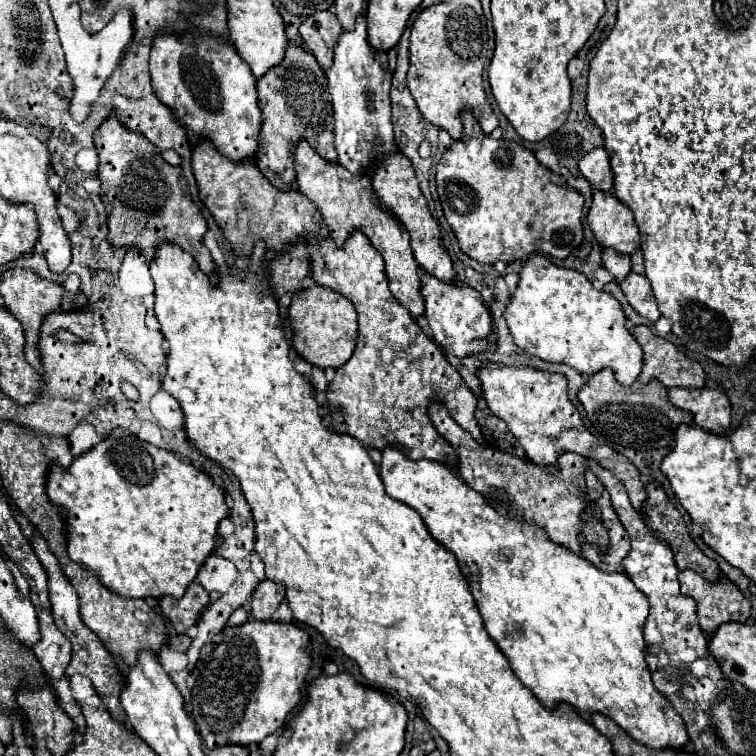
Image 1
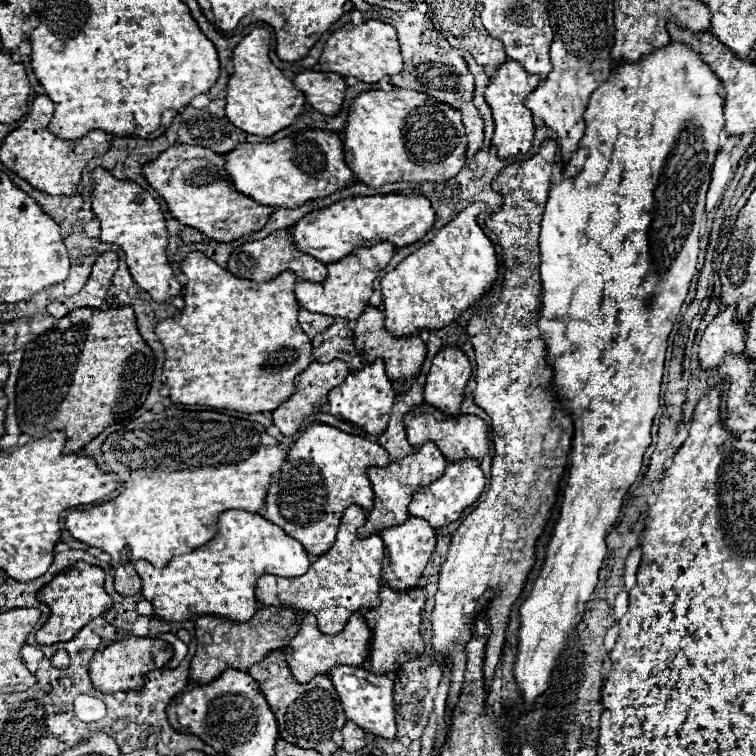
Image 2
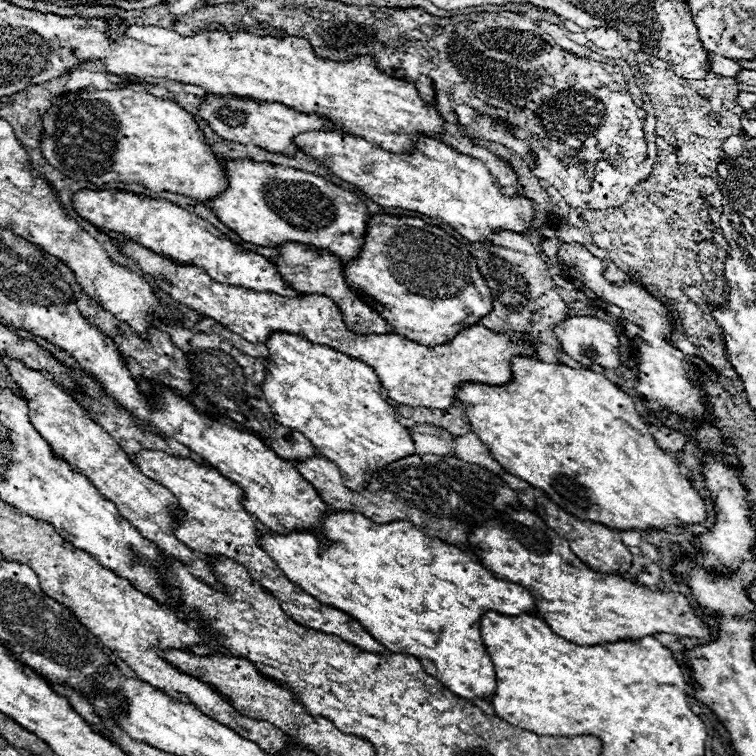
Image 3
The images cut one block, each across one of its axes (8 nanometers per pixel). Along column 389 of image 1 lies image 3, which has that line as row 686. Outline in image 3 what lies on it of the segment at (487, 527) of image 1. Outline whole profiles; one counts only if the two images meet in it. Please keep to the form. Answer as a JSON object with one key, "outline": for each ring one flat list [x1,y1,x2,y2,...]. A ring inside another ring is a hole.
{"outline":[[328,512,320,518,322,534,328,538,328,546,320,550,320,538,312,530,276,534,260,532,260,546,280,564,288,580,304,588,316,600,348,612,358,620,380,644,392,652,410,654,420,660,426,674,440,680,460,698,486,698,496,688,496,674,486,646,480,640,480,618,488,610,506,616,520,616,536,610,534,598,518,584,494,578,484,566,480,566,468,552,442,542,436,536,426,536,406,520,390,524,376,524,370,518,356,512]]}

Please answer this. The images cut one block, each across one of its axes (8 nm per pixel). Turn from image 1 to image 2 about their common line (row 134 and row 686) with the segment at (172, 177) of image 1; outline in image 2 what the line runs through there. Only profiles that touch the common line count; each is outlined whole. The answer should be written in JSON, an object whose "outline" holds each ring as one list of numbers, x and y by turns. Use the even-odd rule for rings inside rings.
{"outline":[[130,636,120,642,104,644,96,650,92,662,90,662,90,678,96,690,104,694,116,694,116,692,130,692,140,690,144,686,144,678,148,672,164,668,174,656,174,650,164,640,150,640,140,636]]}

